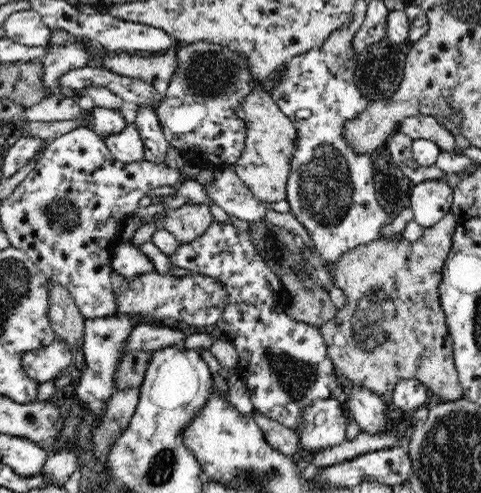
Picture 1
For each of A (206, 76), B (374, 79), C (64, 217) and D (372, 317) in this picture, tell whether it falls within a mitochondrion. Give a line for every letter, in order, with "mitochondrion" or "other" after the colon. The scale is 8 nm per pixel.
A: mitochondrion
B: mitochondrion
C: mitochondrion
D: mitochondrion

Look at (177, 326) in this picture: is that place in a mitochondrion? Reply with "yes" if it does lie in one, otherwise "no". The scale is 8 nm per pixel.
no

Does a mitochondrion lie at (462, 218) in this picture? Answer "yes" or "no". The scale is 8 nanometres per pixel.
no

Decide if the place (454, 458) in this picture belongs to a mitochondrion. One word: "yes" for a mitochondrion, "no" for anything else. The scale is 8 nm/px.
yes

